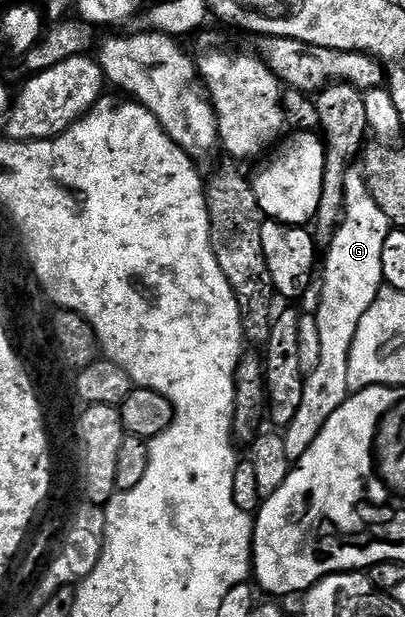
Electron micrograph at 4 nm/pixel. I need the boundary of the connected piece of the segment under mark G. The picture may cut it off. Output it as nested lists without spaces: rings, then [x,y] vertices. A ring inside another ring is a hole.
[[[351,176],[345,181],[345,217],[342,218],[333,241],[328,245],[329,255],[324,255],[325,279],[321,282],[321,303],[315,307],[319,324],[320,357],[319,368],[305,379],[303,401],[299,413],[284,431],[283,437],[290,460],[302,458],[315,444],[315,436],[323,432],[327,420],[349,399],[349,358],[355,332],[359,332],[360,321],[367,316],[375,296],[379,296],[385,285],[383,276],[383,246],[389,235],[389,217],[379,208],[364,177]]]

